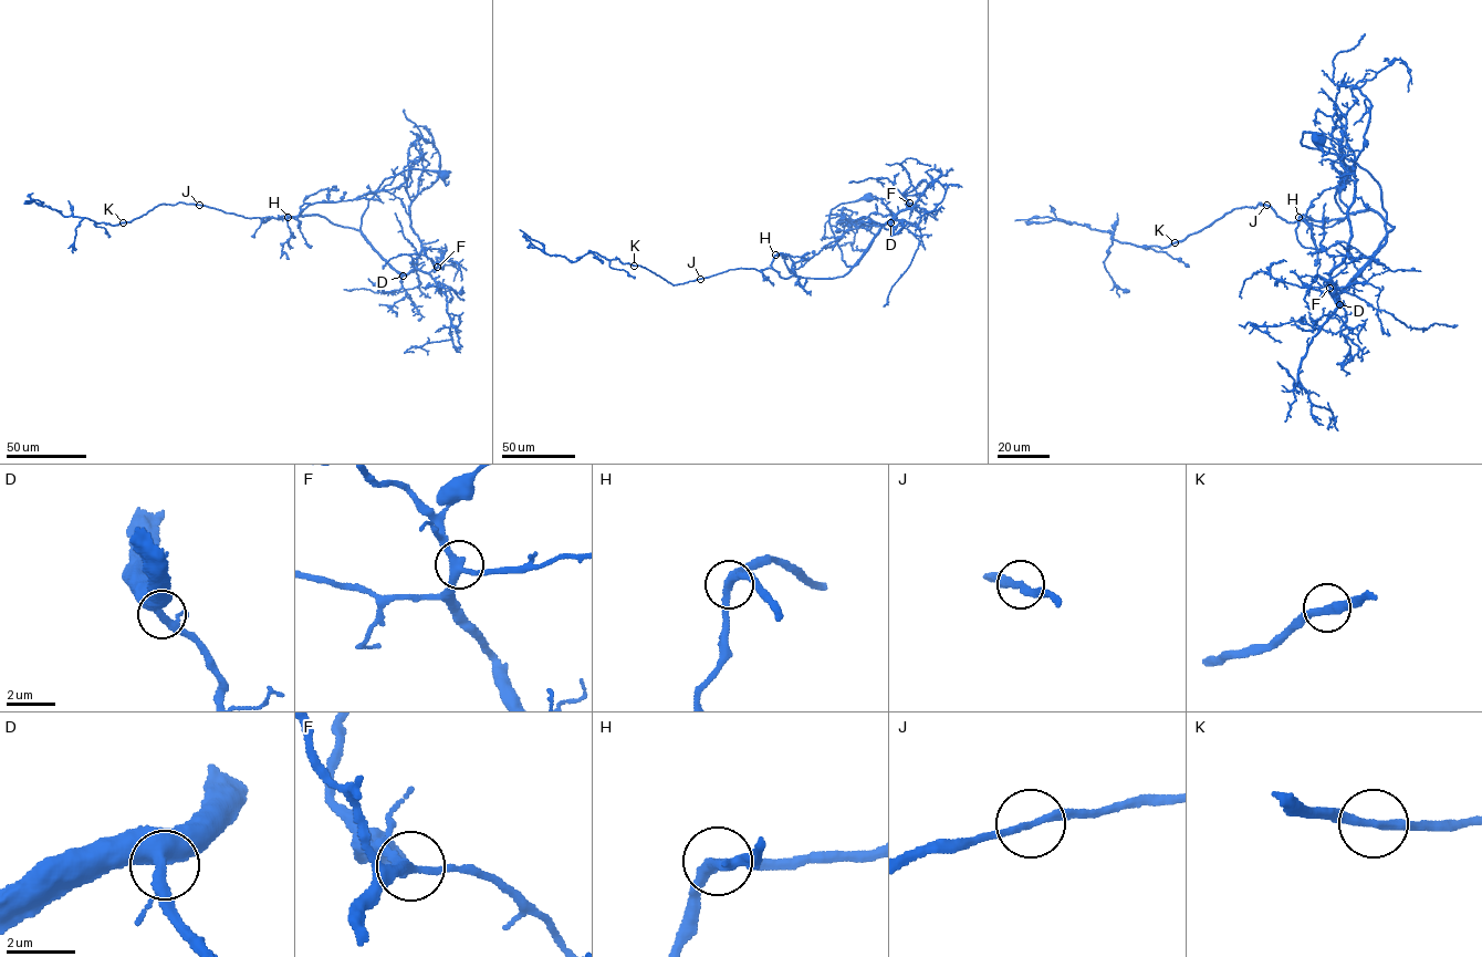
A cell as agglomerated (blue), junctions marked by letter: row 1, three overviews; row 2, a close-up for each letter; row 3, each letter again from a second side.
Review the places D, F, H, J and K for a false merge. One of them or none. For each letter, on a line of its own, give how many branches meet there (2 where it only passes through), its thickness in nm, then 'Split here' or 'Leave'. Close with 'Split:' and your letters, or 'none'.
D: Branches: 3. Thickness 360 nm. Leave
F: Branches: 3. Thickness 280 nm. Leave
H: Branches: 3. Thickness 280 nm. Leave
J: Branches: 2. Thickness 190 nm. Leave
K: Branches: 2. Thickness 280 nm. Leave
Split: none

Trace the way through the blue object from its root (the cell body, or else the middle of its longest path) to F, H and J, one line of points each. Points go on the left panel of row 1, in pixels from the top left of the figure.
F: (444, 175), (411, 168), (385, 178), (361, 226), (400, 273), (437, 267)
H: (444, 175), (411, 168), (385, 178), (368, 201), (359, 230), (333, 225), (316, 215), (288, 217)
J: (444, 175), (411, 168), (385, 178), (368, 201), (359, 230), (333, 225), (316, 215), (244, 218), (199, 205)

